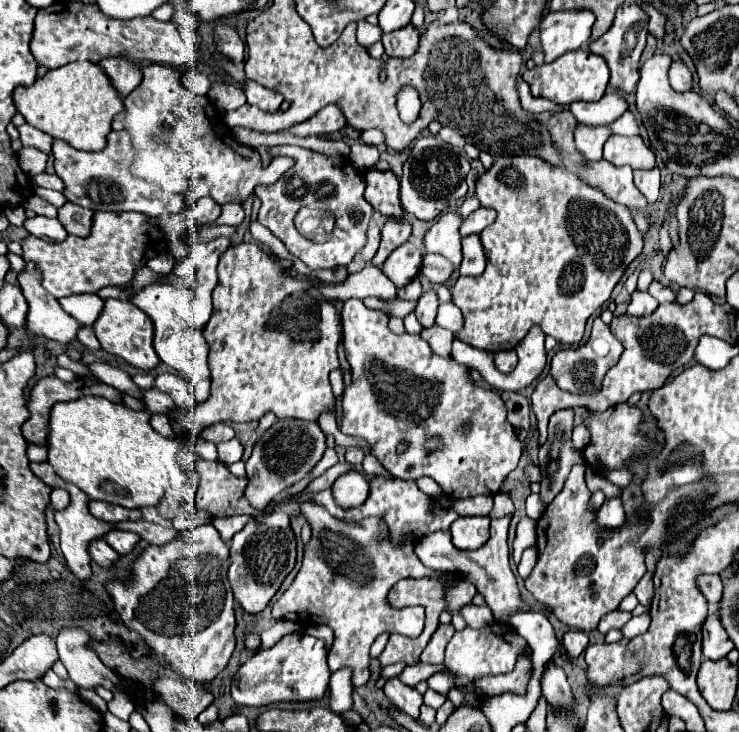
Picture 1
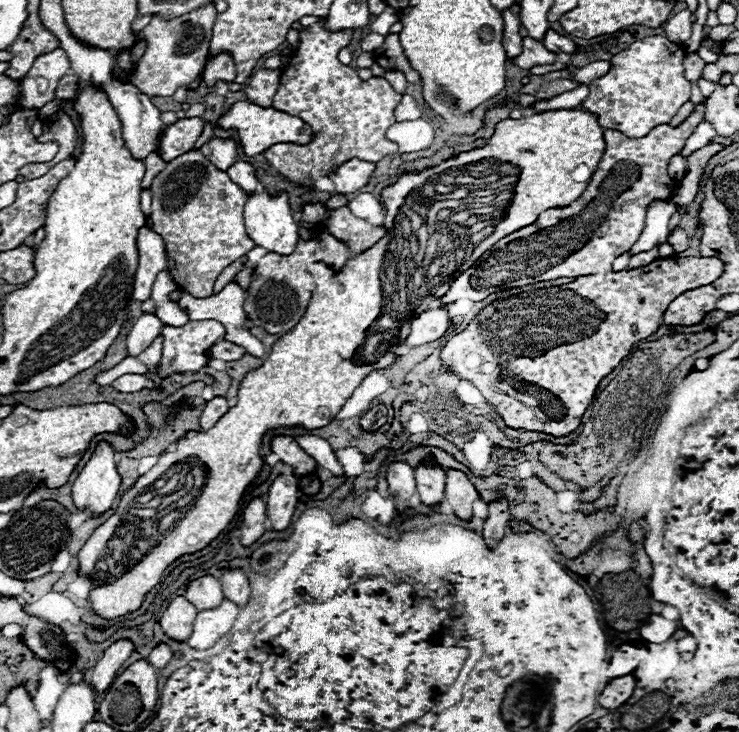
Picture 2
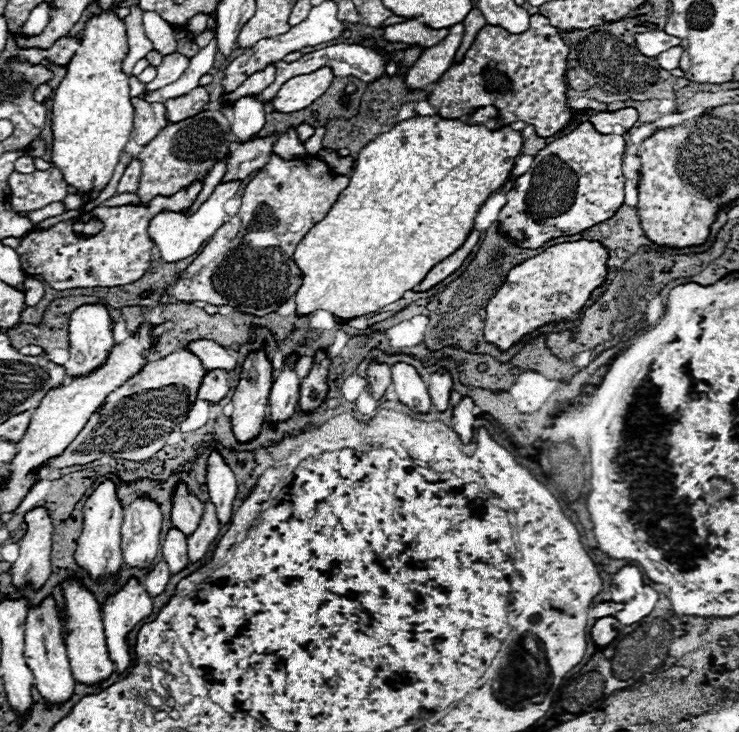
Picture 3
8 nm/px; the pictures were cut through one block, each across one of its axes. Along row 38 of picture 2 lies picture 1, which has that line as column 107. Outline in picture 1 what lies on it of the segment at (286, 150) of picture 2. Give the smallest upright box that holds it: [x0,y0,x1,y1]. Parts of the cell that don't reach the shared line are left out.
[94,298,160,370]

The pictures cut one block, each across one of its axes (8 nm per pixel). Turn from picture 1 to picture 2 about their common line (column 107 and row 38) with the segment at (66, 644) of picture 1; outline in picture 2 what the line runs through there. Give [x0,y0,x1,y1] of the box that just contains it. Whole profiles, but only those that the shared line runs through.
[664,10,692,44]

